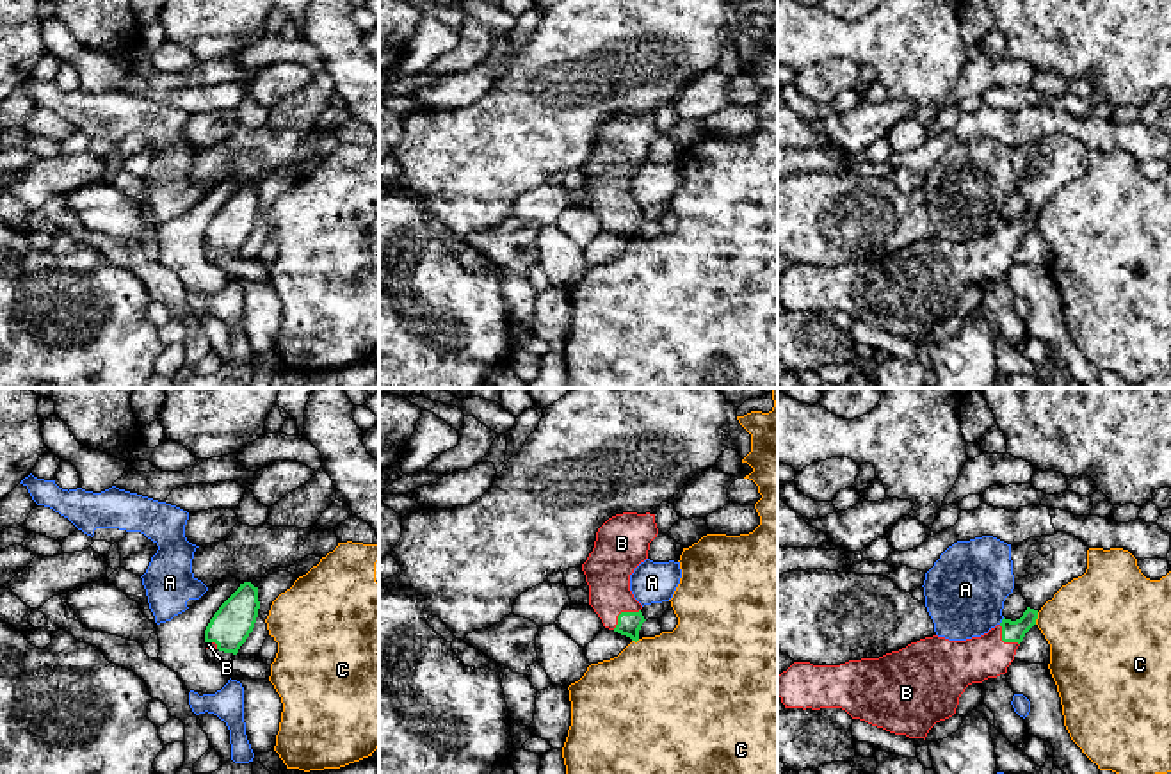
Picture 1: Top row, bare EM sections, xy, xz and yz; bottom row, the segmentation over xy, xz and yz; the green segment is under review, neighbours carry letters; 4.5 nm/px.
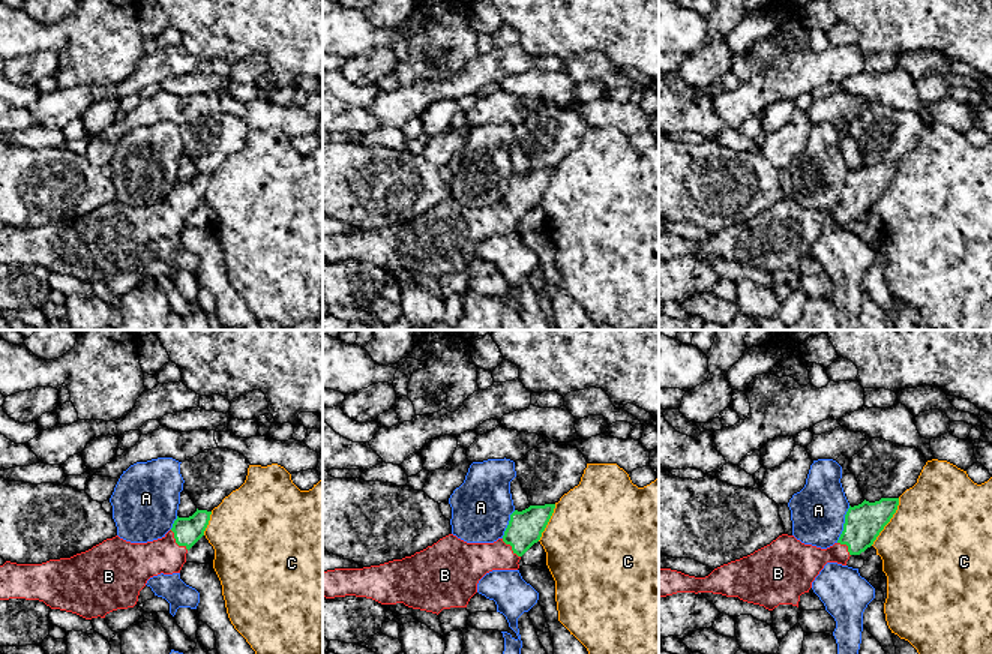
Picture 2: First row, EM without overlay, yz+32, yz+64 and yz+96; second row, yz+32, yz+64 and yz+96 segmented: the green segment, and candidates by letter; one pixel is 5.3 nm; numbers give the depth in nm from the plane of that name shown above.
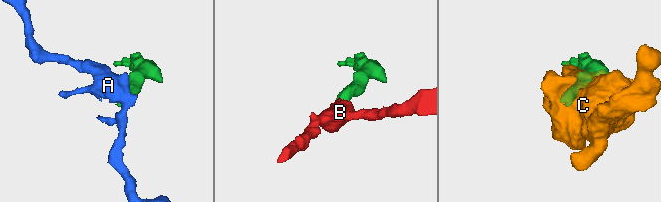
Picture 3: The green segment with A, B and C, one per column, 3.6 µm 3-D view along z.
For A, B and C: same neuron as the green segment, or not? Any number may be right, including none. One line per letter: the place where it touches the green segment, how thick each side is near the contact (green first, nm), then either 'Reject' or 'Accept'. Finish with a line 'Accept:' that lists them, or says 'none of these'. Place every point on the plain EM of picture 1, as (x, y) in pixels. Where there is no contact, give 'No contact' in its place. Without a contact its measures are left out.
A: Touches green at yz (1002, 223). Thickness 100 nm (green) against 360 nm. Reject
B: Touches green at xz (621, 214). Thickness 110 nm (green) against 220 nm. Accept
C: Touches green at yz (1036, 219). Thickness 100 nm (green) against 420 nm. Reject
Accept: B

